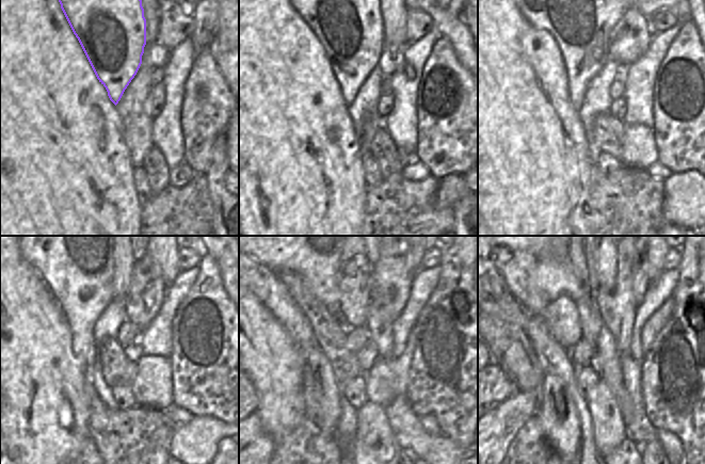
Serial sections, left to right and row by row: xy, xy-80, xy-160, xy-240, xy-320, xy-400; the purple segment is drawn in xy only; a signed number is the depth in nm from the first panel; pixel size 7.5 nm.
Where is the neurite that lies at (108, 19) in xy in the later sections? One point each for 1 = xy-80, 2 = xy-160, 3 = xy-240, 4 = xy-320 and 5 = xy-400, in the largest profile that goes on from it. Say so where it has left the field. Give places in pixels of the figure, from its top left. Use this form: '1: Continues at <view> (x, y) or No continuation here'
1: Continues at xy-80 (346, 18)
2: Continues at xy-160 (580, 18)
3: Continues at xy-240 (75, 257)
4: Continues at xy-320 (316, 257)
5: Continues at xy-400 (557, 414)

